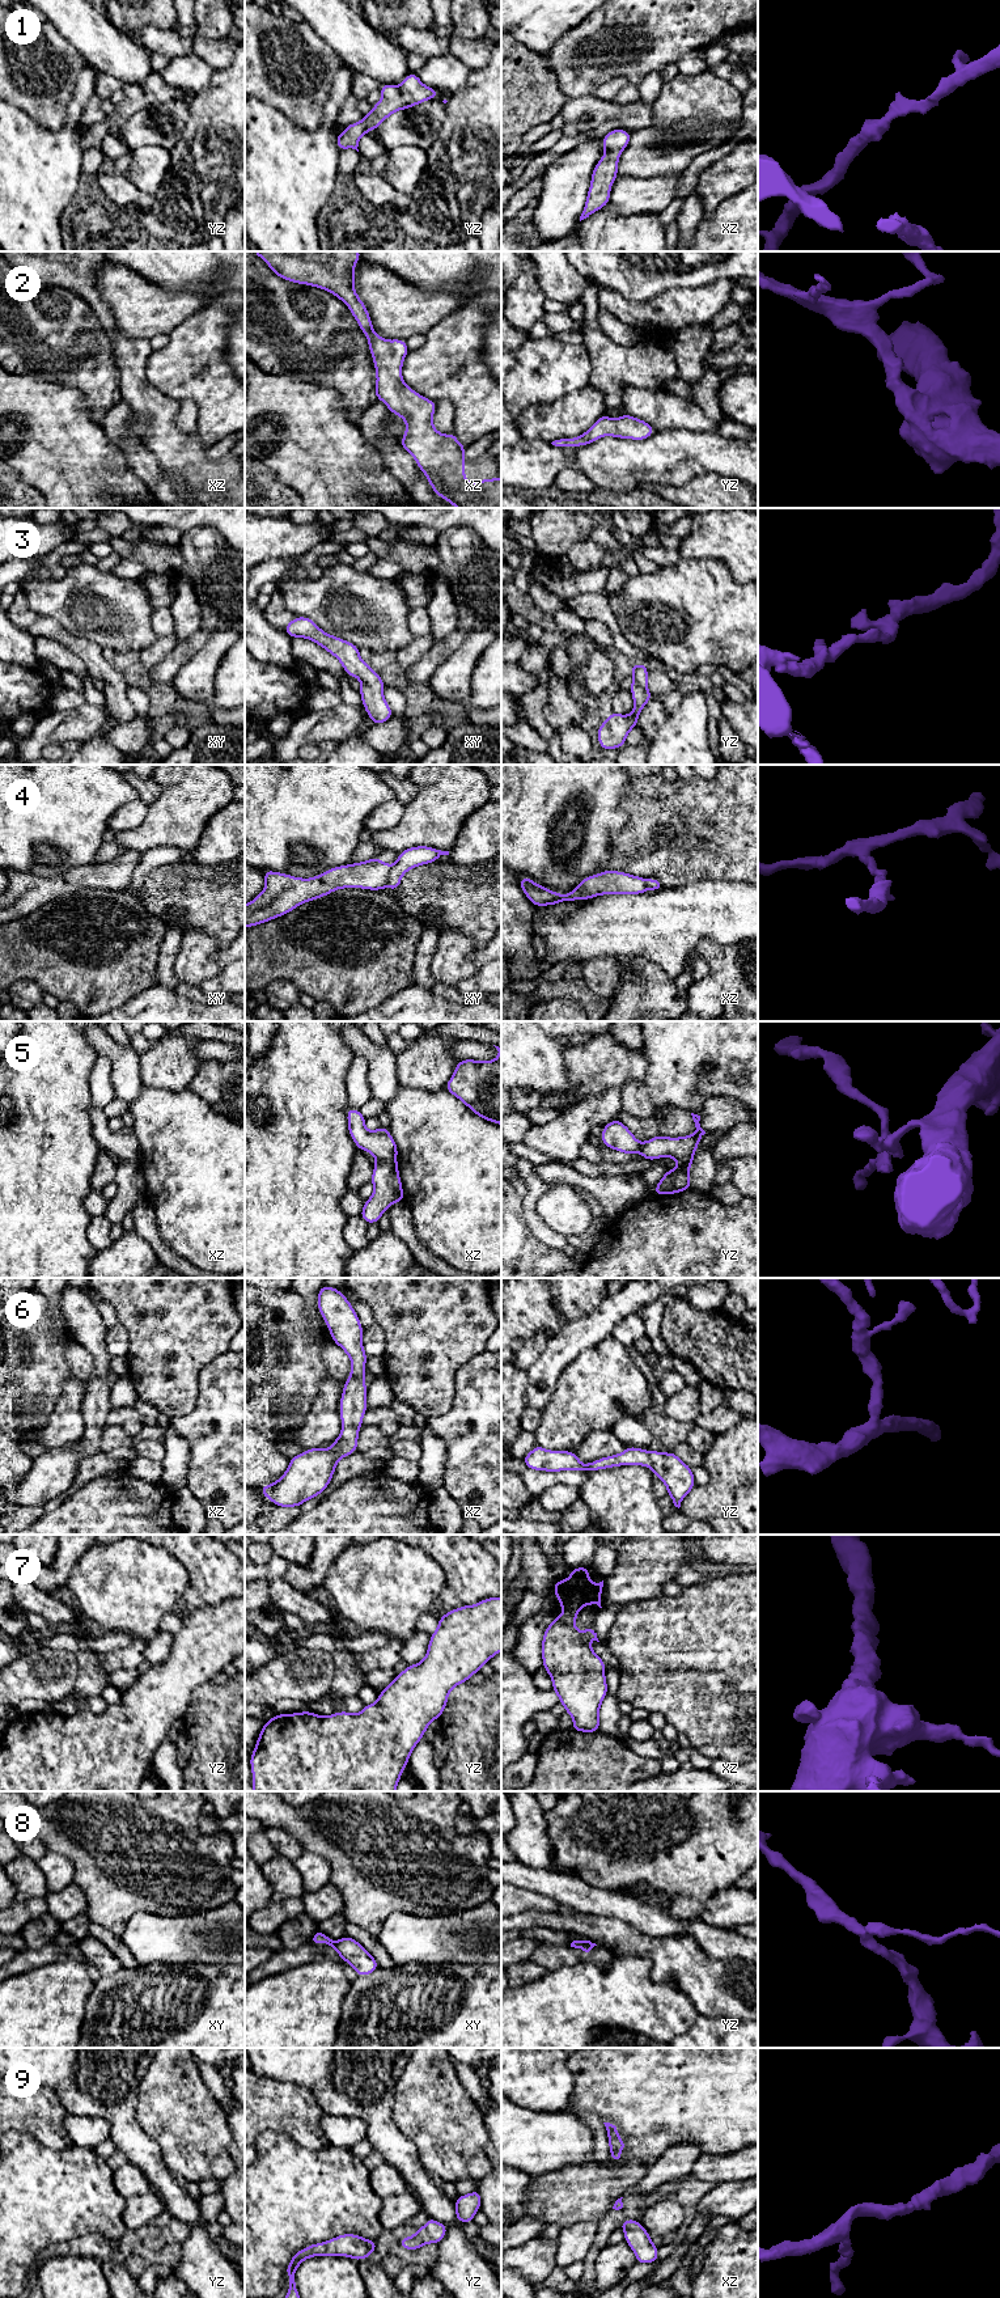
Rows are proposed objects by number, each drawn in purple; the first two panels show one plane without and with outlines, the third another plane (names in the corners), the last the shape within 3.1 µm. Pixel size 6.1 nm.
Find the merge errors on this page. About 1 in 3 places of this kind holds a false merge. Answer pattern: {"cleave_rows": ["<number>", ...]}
{"cleave_rows": ["4", "5", "8"]}

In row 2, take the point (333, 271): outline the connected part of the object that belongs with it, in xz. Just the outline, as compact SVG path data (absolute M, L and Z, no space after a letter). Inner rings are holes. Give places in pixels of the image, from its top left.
M253 251L260 257L279 278L326 289L340 299L351 310L360 329L369 342L369 354L377 373L374 397L382 401L389 411L406 420L406 433L401 447L411 453L420 471L425 474L432 490L449 504L458 508L501 508L501 478L480 479L476 483L466 481L463 452L467 445L458 443L453 433L441 435L432 424L436 401L431 401L408 388L402 378L404 356L410 352L406 340L386 340L378 337L372 325L368 309L357 296L355 283L355 264L361 259L359 251Z

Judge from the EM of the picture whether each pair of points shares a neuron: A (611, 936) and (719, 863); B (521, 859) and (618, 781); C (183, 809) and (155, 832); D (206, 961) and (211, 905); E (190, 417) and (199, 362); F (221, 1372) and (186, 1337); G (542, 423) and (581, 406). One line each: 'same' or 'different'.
A: different
B: same
C: same
D: different
E: different
F: different
G: same

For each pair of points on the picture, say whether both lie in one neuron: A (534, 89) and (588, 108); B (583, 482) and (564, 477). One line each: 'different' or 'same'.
A: different
B: same

